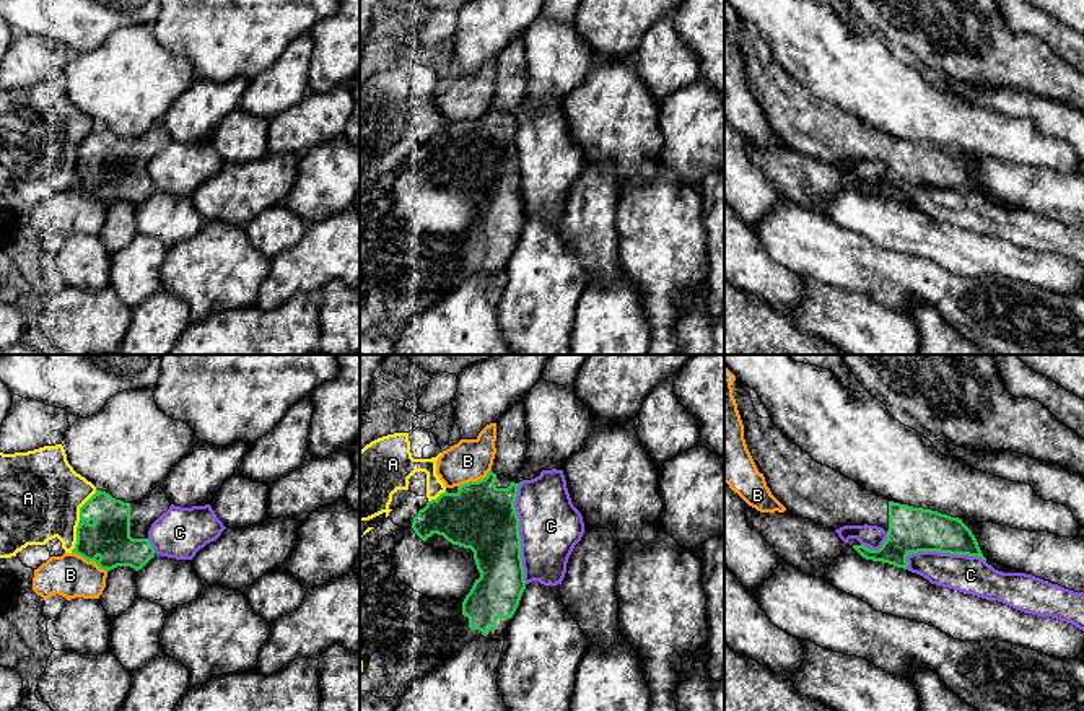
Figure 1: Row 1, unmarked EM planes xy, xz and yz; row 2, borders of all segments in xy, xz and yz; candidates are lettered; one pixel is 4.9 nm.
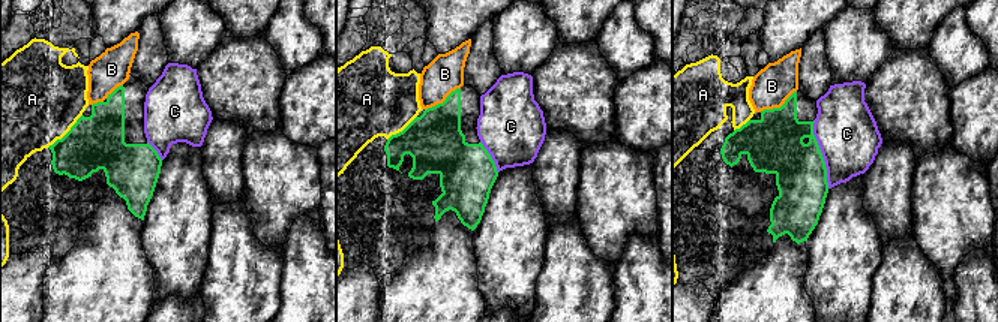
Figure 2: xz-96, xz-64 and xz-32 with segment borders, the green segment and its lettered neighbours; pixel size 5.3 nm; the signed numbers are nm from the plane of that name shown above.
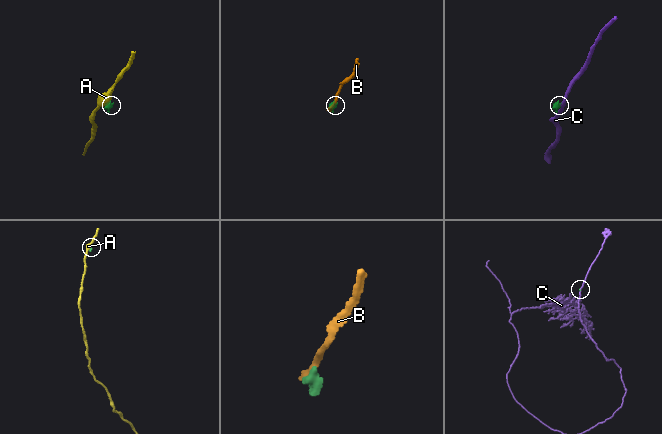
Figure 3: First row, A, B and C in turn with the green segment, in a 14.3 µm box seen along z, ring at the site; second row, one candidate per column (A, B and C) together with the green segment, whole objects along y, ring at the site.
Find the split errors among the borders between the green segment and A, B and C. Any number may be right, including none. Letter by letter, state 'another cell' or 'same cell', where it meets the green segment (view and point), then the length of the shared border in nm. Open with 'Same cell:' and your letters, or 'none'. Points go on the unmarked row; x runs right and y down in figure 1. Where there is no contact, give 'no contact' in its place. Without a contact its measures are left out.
Same cell: none
A: another cell; contact xy (78, 158); length 340 nm
B: another cell; contact xy (90, 196); length 200 nm
C: another cell; contact xz (518, 170); length 500 nm

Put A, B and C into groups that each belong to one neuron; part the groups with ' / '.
A / B / C

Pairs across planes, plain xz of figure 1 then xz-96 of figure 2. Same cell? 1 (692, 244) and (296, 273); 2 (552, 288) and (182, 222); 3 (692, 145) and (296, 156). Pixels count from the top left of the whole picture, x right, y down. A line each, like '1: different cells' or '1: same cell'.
1: different cells
2: same cell
3: different cells

